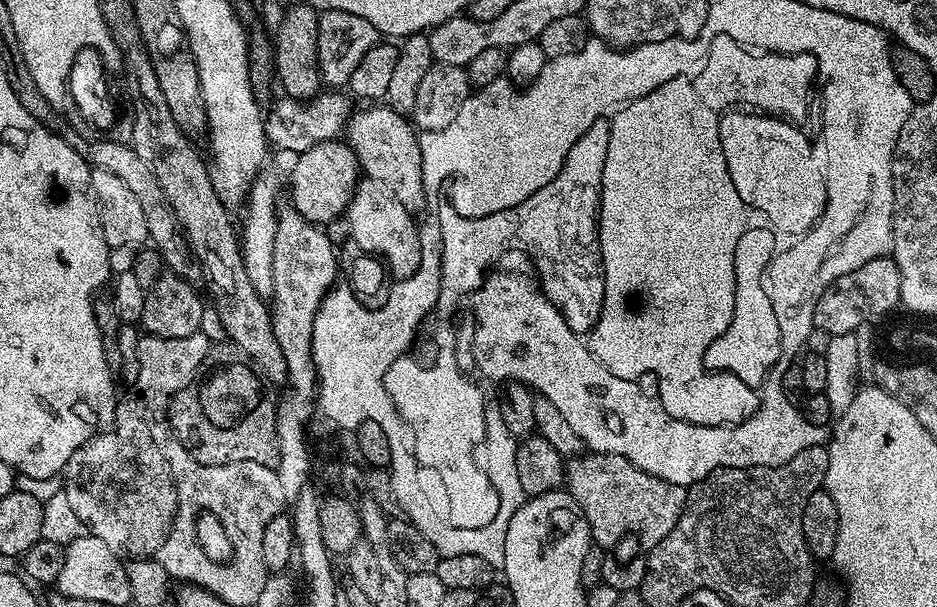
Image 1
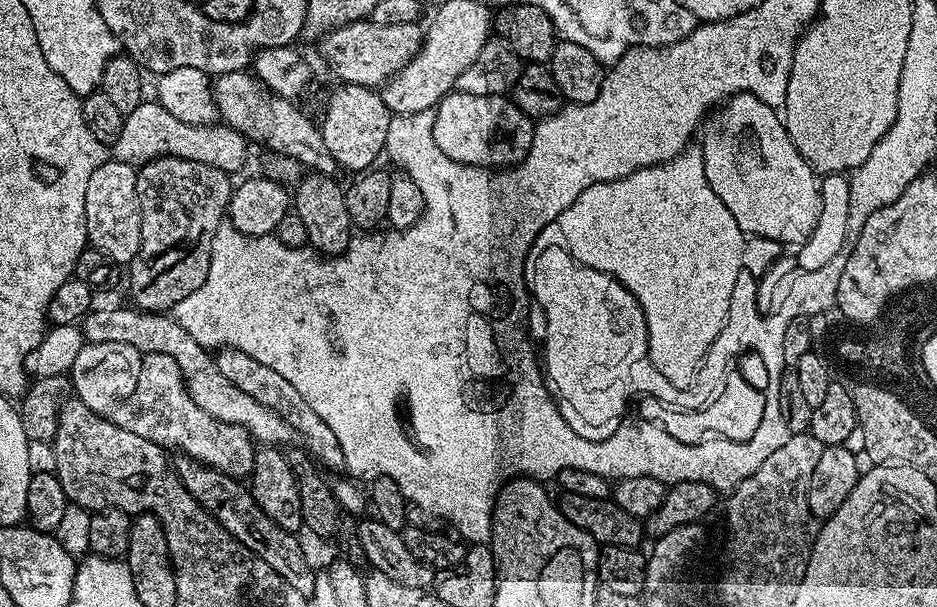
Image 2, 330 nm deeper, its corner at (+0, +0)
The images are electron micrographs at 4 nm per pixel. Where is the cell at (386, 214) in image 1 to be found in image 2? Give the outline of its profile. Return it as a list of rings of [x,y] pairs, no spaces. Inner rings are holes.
[[[251,71],[227,72],[215,77],[216,110],[225,125],[235,128],[249,141],[265,144],[273,153],[295,157],[305,169],[332,174],[338,166],[322,142],[317,121],[312,121],[297,105],[280,96],[273,96]]]

